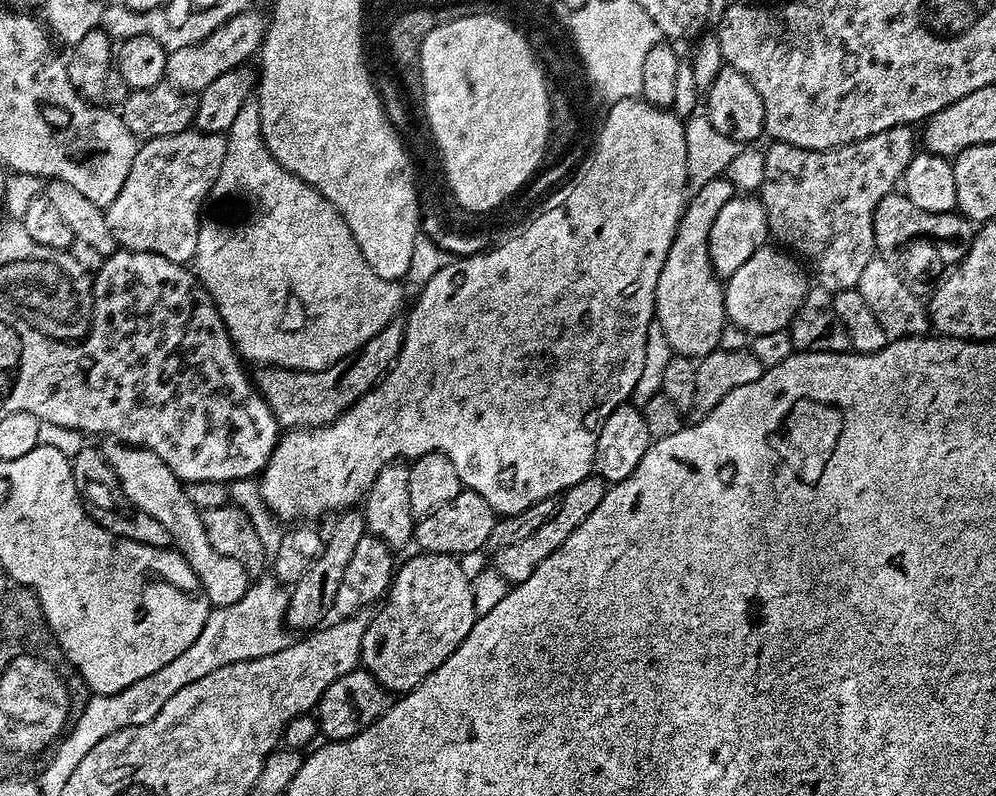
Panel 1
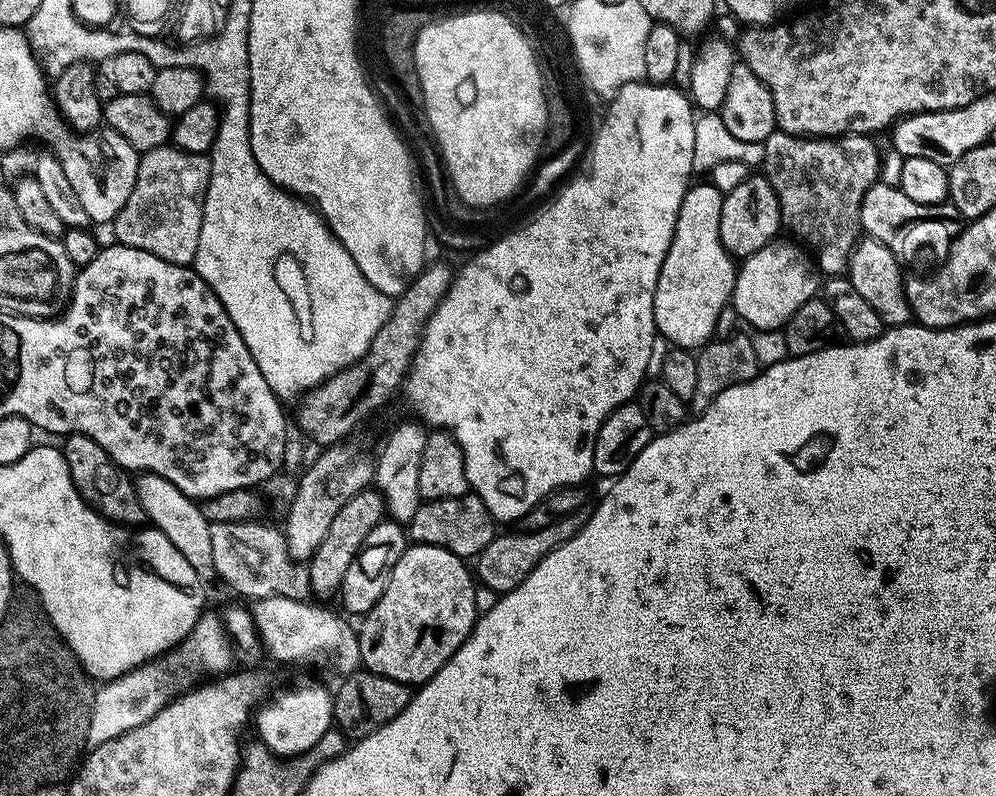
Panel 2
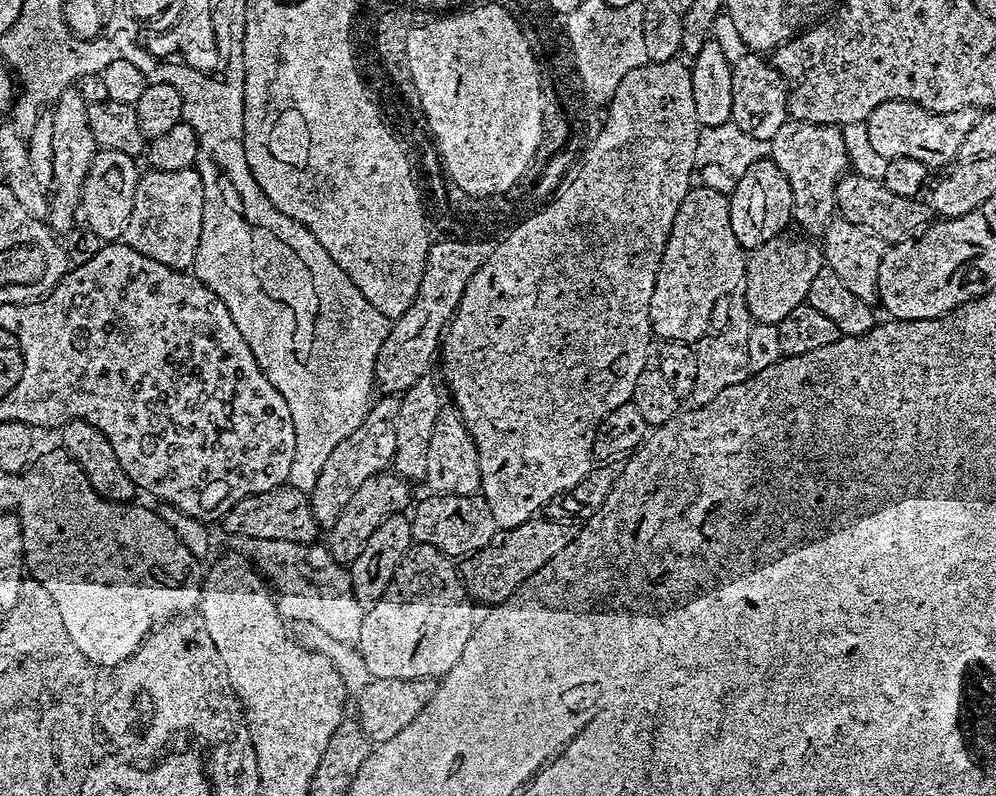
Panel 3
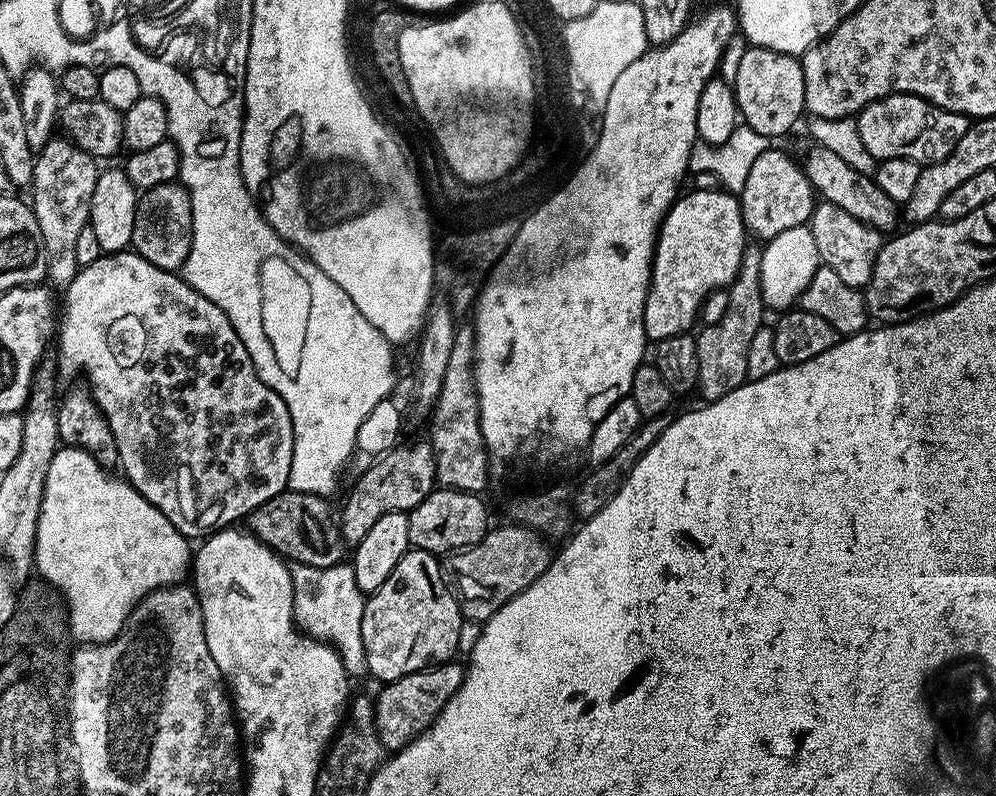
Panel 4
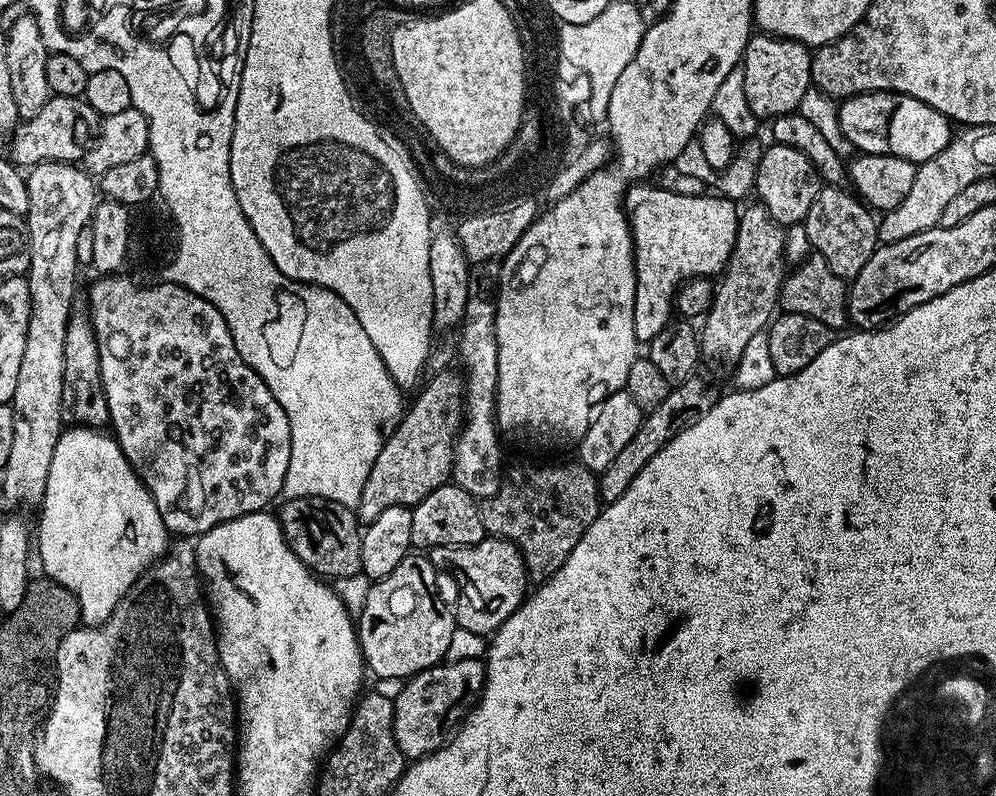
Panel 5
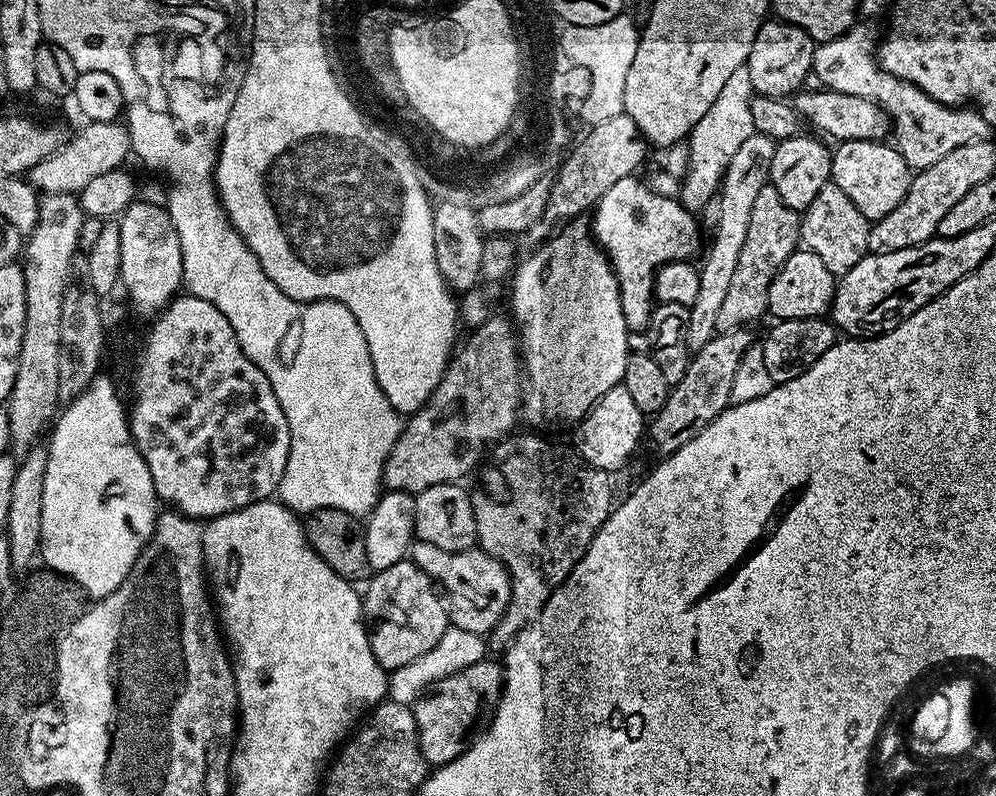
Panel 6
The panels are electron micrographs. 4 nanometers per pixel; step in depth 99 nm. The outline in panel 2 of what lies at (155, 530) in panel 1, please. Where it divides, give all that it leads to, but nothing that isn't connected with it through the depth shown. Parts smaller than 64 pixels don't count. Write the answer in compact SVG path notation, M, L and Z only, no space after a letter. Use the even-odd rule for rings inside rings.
M68 434L63 437L62 451L66 458L66 466L70 470L70 478L78 490L80 497L100 515L114 524L121 526L140 526L146 517L142 510L142 502L136 493L133 477L117 464L112 463L110 454L94 442L94 438L79 434Z

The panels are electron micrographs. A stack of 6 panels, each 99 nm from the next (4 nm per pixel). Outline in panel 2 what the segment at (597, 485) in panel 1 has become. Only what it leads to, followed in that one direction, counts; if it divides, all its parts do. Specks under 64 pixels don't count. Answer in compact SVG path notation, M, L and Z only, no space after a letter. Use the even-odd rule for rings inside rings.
M573 514L554 521L553 524L542 530L534 530L533 532L517 530L517 532L510 533L509 536L493 535L492 541L480 551L479 556L475 557L475 579L483 587L494 590L498 594L514 590L535 570L538 562L542 562L542 558L546 558L554 549L562 546L569 538L575 536L580 531L584 521L583 515Z

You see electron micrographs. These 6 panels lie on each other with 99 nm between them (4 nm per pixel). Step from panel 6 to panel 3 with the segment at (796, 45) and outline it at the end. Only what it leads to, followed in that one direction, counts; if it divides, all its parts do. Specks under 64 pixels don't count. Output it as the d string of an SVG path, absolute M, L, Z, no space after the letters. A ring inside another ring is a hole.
M751 50L745 56L731 61L733 72L733 112L731 121L736 123L743 134L758 142L770 142L778 134L788 115L788 80L772 65L771 59Z

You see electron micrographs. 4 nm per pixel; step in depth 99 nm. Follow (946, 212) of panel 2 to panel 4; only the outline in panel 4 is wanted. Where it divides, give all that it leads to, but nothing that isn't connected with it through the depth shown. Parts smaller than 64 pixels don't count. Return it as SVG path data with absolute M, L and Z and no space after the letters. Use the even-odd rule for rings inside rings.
M816 144L802 159L804 173L812 183L812 191L821 201L833 204L846 210L858 222L876 229L881 234L888 234L893 231L892 227L898 220L898 206L890 198L890 194L882 191L882 186L876 184L871 175L859 172L850 161L844 156L839 156L832 148L824 144ZM889 231L889 232L888 232ZM888 232L888 233L887 233Z

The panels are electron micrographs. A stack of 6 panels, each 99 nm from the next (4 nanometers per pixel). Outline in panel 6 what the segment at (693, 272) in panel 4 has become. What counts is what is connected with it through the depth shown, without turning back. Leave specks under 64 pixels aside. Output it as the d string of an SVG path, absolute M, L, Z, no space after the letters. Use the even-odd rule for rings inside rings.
M635 175L614 182L610 190L595 205L596 217L591 217L590 228L594 239L612 261L620 287L622 314L626 314L629 333L647 333L652 323L655 276L664 264L691 261L700 248L700 228L691 211L679 199L662 197L647 188L643 179Z

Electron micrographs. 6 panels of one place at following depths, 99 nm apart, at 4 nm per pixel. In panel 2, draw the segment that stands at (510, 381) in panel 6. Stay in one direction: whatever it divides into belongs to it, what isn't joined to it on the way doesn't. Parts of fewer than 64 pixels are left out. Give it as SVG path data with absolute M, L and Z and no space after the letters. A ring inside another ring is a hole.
M369 486L362 489L360 493L355 494L346 502L342 510L335 515L329 533L322 540L322 544L318 546L317 552L306 564L313 597L335 597L339 593L342 578L346 578L346 570L350 570L350 562L354 562L366 534L370 534L370 530L374 530L374 526L378 526L381 520L385 519L385 516L384 500L375 487Z

